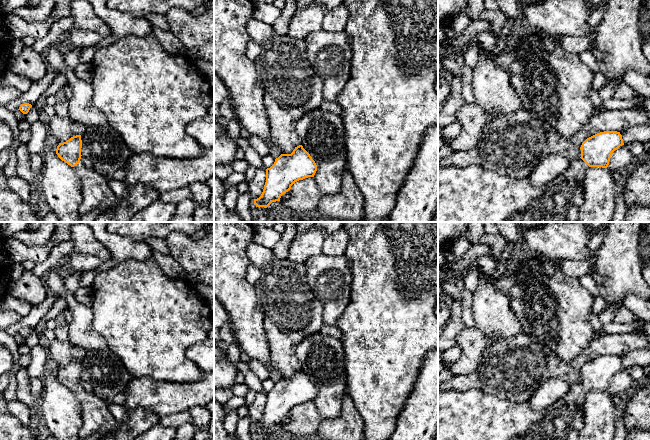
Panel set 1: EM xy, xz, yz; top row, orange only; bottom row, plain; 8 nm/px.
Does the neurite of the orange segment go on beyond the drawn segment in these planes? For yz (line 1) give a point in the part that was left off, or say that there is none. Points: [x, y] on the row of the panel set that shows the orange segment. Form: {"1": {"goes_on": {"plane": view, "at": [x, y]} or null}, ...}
{"1": {"goes_on": {"plane": "yz", "at": [465, 194]}}}

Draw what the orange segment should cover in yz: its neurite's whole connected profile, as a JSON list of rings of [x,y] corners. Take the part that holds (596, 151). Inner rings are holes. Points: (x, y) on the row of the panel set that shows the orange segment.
[[[604,131],[587,138],[580,147],[581,157],[575,160],[571,160],[569,168],[564,173],[541,187],[534,187],[528,178],[502,176],[478,165],[470,165],[467,167],[438,166],[438,222],[578,222],[579,211],[584,205],[584,178],[586,170],[589,167],[607,168],[612,153],[622,145],[624,145],[622,135],[617,131]]]

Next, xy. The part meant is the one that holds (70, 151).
[[[76,135],[66,142],[59,143],[56,149],[58,157],[70,165],[78,175],[82,191],[80,215],[92,210],[110,211],[118,205],[119,198],[109,187],[108,177],[100,175],[81,163],[81,148],[81,135]]]

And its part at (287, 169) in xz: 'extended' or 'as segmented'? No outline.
as segmented

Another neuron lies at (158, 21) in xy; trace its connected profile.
[[[152,13],[146,15],[146,18],[156,30],[160,29],[169,31],[169,24],[165,15]]]

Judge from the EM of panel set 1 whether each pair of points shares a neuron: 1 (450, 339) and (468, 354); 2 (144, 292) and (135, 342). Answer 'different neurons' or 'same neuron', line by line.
1: different neurons
2: same neuron

